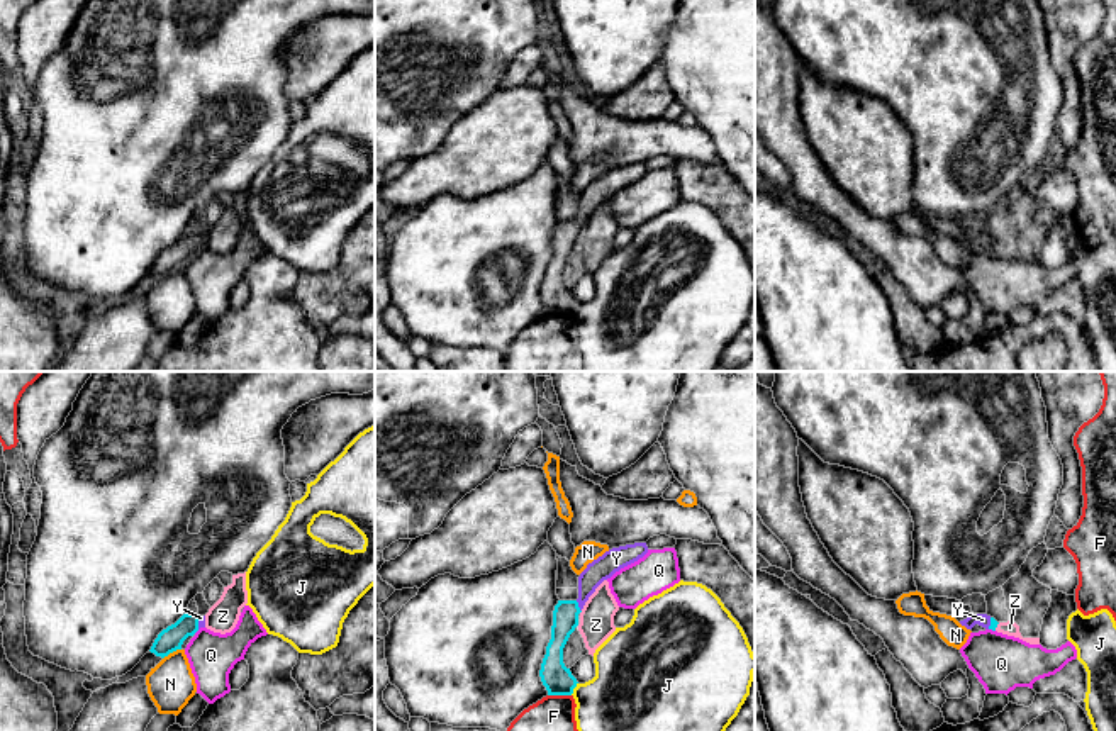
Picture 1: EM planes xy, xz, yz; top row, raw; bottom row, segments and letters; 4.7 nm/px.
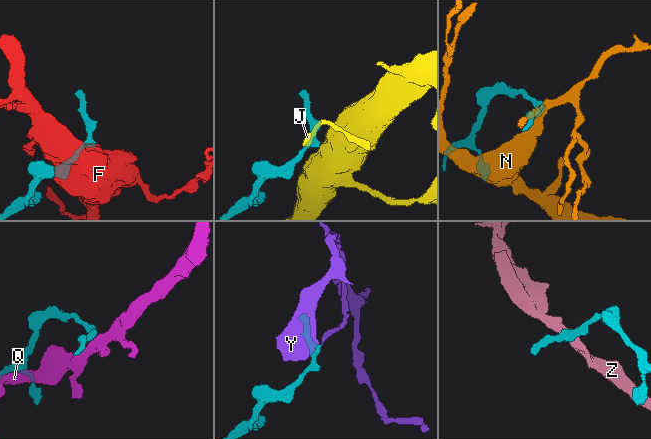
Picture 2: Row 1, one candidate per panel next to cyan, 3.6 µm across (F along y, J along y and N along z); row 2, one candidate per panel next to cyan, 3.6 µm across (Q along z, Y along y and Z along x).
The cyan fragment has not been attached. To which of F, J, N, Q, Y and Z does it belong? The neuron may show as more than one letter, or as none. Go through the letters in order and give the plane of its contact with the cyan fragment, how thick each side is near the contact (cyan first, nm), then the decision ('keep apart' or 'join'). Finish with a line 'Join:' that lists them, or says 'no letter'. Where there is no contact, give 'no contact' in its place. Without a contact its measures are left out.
F: contact in xz; calibres 140 and 180 nm; keep apart
J: contact in xz; calibres 140 and 340 nm; keep apart
N: contact in xy; calibres 120 and 220 nm; keep apart
Q: contact in xy; calibres 120 and 220 nm; keep apart
Y: contact in xz; calibres 130 and 110 nm; join
Z: contact in yz; calibres 40 and 70 nm; keep apart
Join: Y

